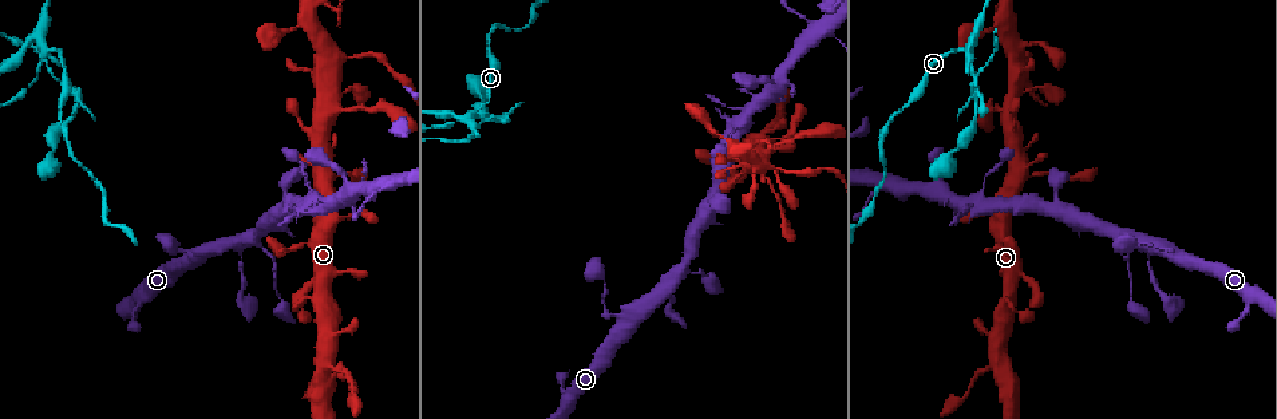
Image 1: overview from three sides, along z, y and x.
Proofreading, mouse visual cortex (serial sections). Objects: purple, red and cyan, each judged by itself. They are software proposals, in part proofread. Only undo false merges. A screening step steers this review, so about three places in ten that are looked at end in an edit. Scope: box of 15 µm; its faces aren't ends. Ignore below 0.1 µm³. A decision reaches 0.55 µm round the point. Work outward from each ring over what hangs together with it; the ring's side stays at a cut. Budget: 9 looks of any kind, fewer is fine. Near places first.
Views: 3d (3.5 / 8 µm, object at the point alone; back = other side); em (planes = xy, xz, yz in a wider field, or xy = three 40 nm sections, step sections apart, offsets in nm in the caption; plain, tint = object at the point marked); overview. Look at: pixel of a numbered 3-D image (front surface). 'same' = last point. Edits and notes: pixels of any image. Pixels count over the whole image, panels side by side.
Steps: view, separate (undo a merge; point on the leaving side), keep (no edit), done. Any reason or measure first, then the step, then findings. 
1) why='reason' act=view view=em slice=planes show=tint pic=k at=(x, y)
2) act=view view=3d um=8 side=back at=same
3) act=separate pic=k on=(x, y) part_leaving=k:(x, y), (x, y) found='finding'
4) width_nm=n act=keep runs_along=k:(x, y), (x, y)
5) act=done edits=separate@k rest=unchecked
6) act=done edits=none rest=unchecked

why='four arms meet' act=view view=3d um=3.5 side=back pic=1 at=(972, 50)

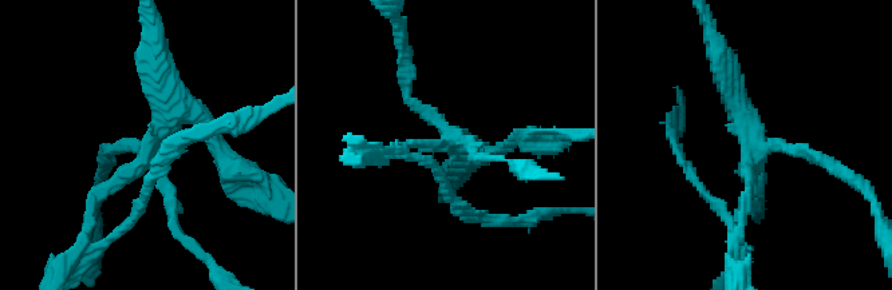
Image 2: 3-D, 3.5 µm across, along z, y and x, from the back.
act=view view=em slice=xy step=1 show=tint pic=2 at=(150, 152)

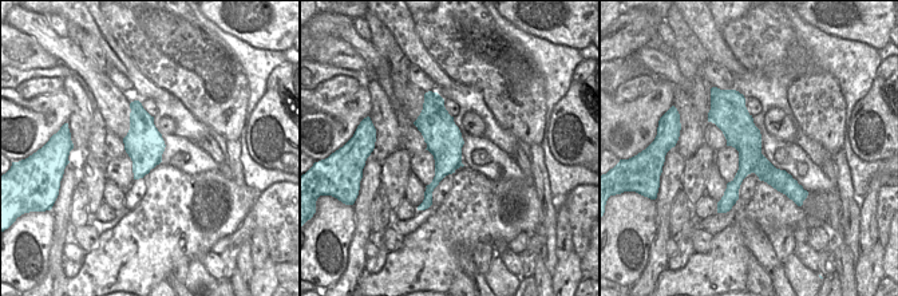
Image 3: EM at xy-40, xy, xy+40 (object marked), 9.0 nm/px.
width_nm=320 act=separate pic=2 on=(156, 106) part_leaving=2:(442, 143), (401, 143), (367, 161) found='two cells meet here'

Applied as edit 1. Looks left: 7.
act=view view=overview

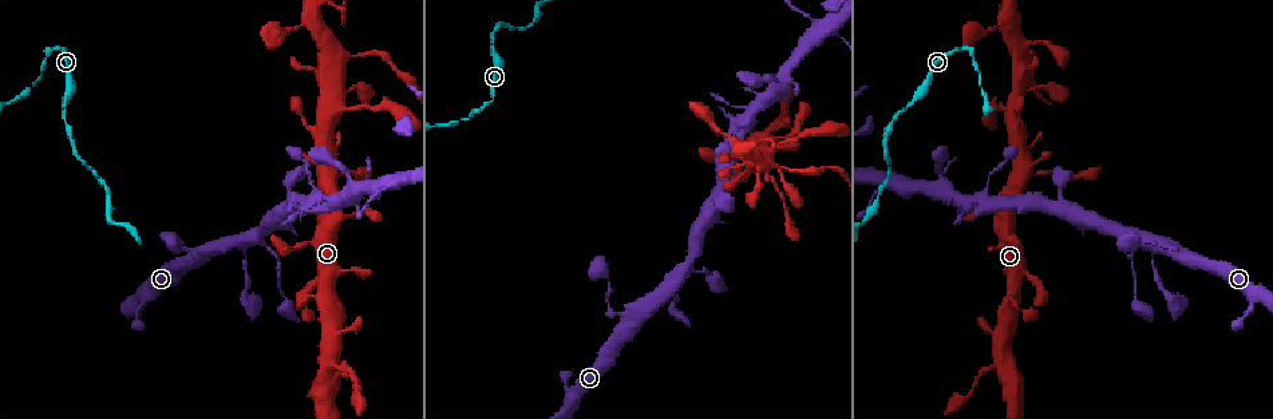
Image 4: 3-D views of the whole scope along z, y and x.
why='sudden change in width' act=view view=3d um=8 pic=4 at=(766, 153)

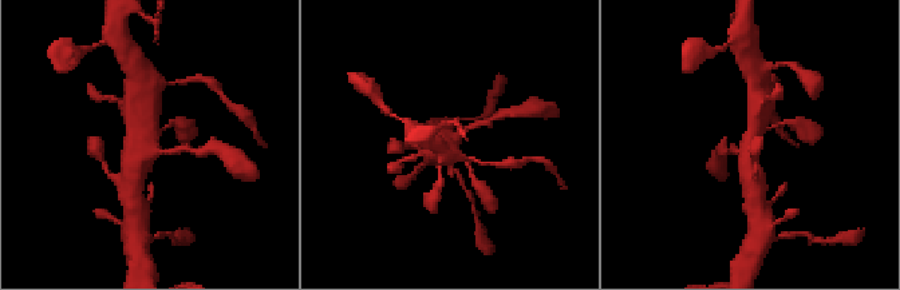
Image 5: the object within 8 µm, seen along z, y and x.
arms=4 arm_widths_nm=150,150,500,600 why='shape alone is not enough' act=view view=em slice=xy step=2 show=tint pic=5 at=(449, 141)

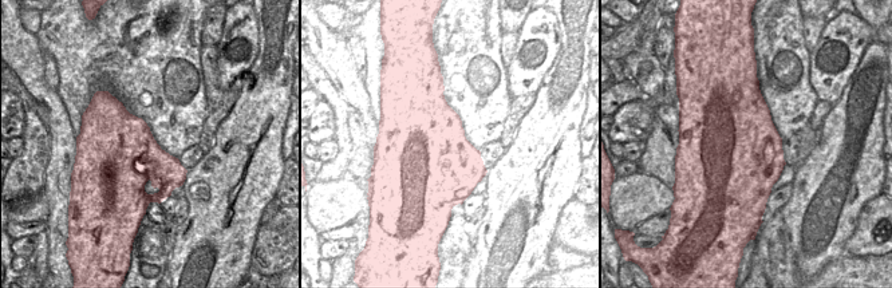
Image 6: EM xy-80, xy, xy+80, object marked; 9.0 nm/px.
act=keep runs_along=5:(131, 175), (142, 142), (141, 103) found='all the same cell'

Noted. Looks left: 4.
why='a narrow waist' act=view view=3d um=3.5 pic=4 at=(372, 51)

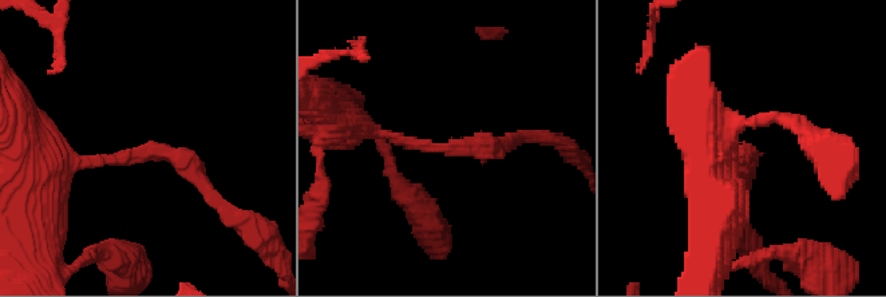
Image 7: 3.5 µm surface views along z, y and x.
arm_widths_nm=200,250 why='shape alone is not enough' act=view view=em slice=planes show=tint pic=7 at=(135, 149)

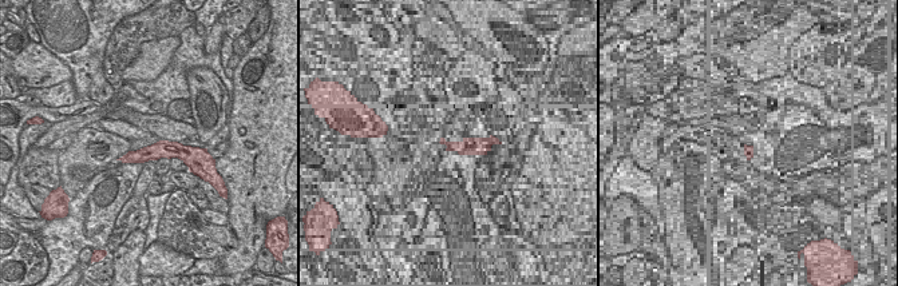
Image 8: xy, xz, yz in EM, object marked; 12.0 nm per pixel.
act=separate pic=7 on=(181, 163) found='two cells meet here'

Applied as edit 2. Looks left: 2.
why='abrupt turn' act=view view=3d um=3.5 pic=4 at=(767, 140)

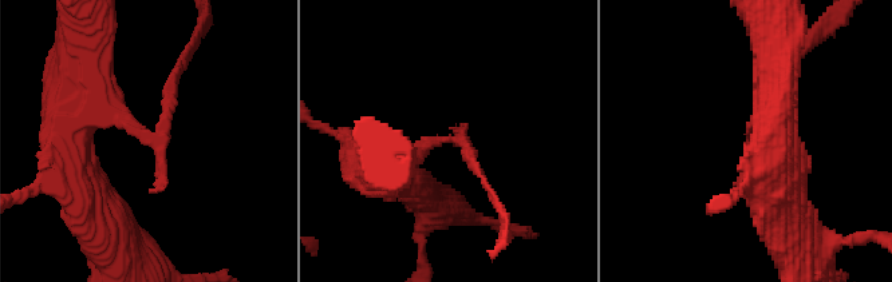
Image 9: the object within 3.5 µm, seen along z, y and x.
why='need the tissue' act=view view=em slice=xy step=1 show=tint pic=9 at=(454, 142)

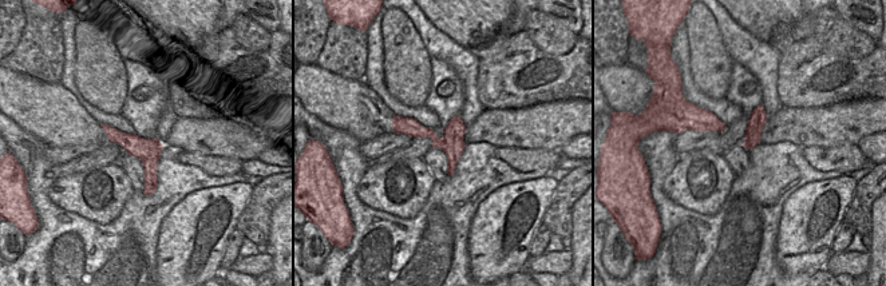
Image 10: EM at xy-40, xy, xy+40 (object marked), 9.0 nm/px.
width_nm=220 act=keep runs_along=10:(106, 128), (150, 162), (150, 190) found='one cell here'

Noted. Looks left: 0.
act=done edits=separate@2,separate@7 rest=unchecked

